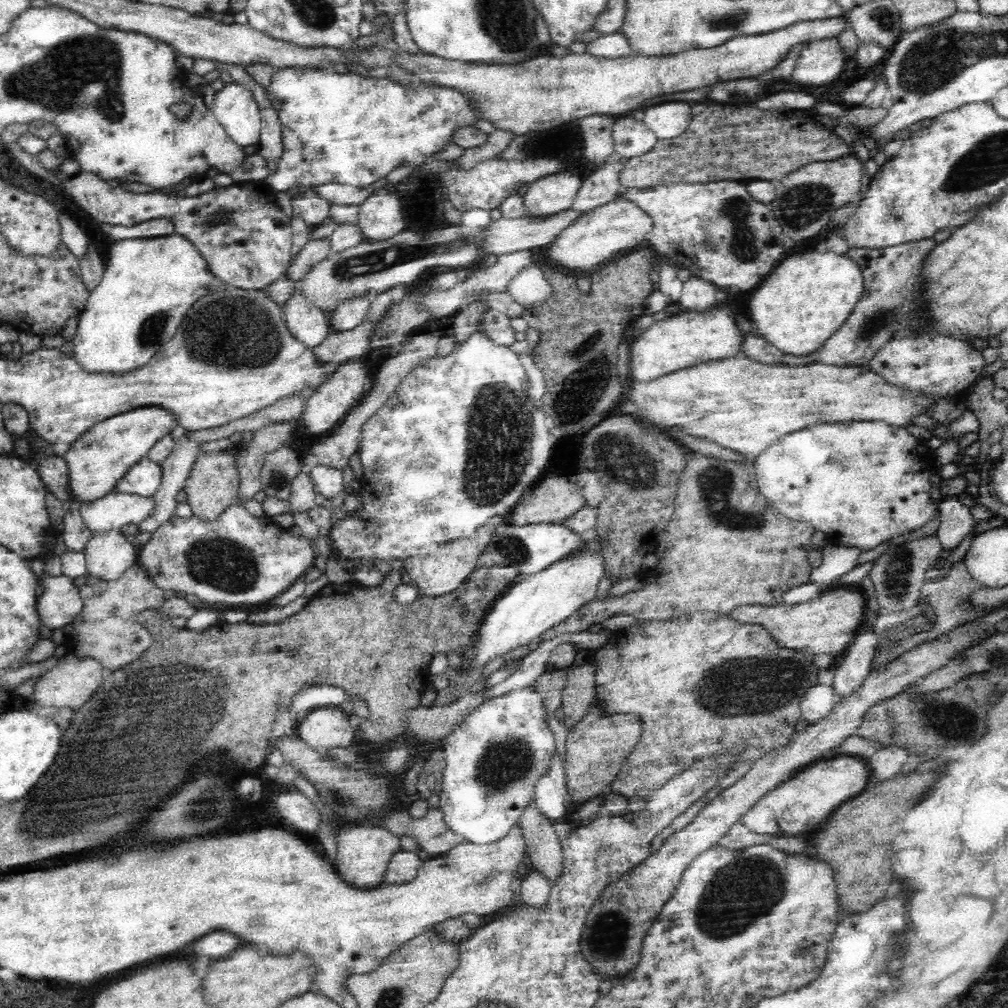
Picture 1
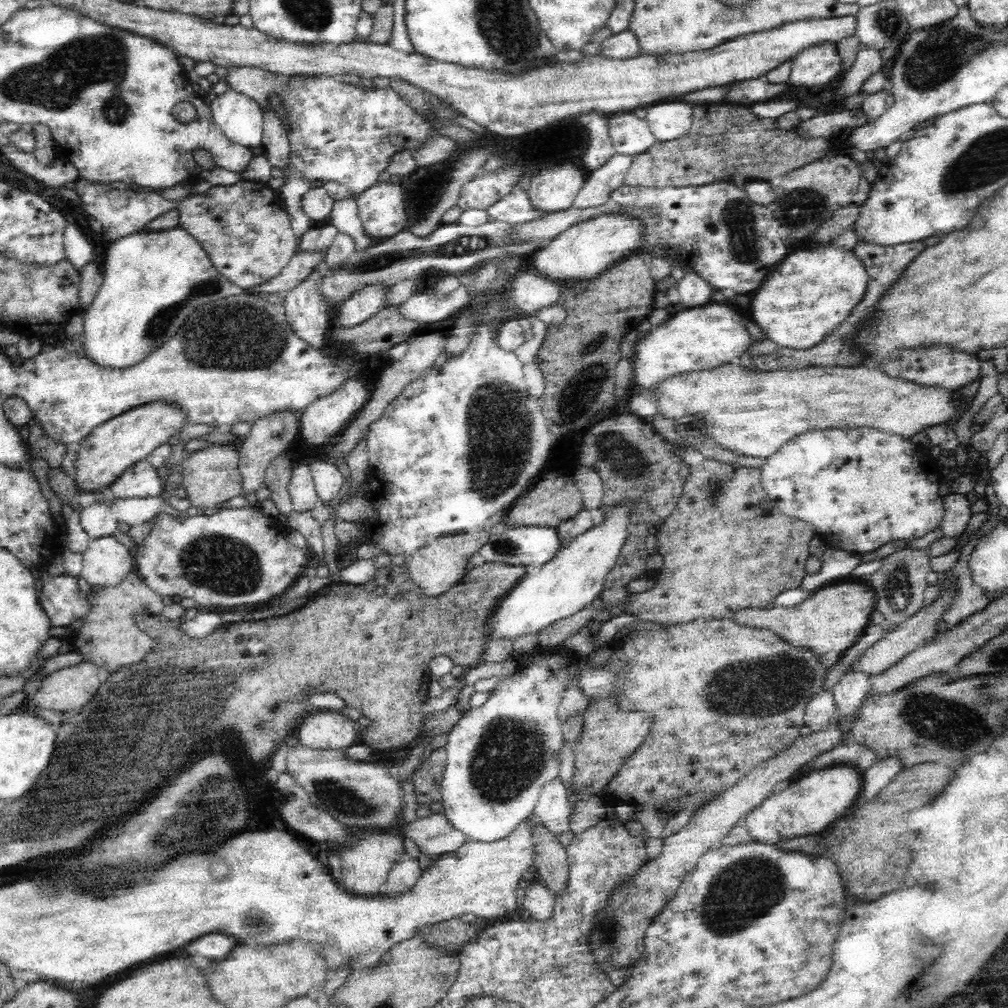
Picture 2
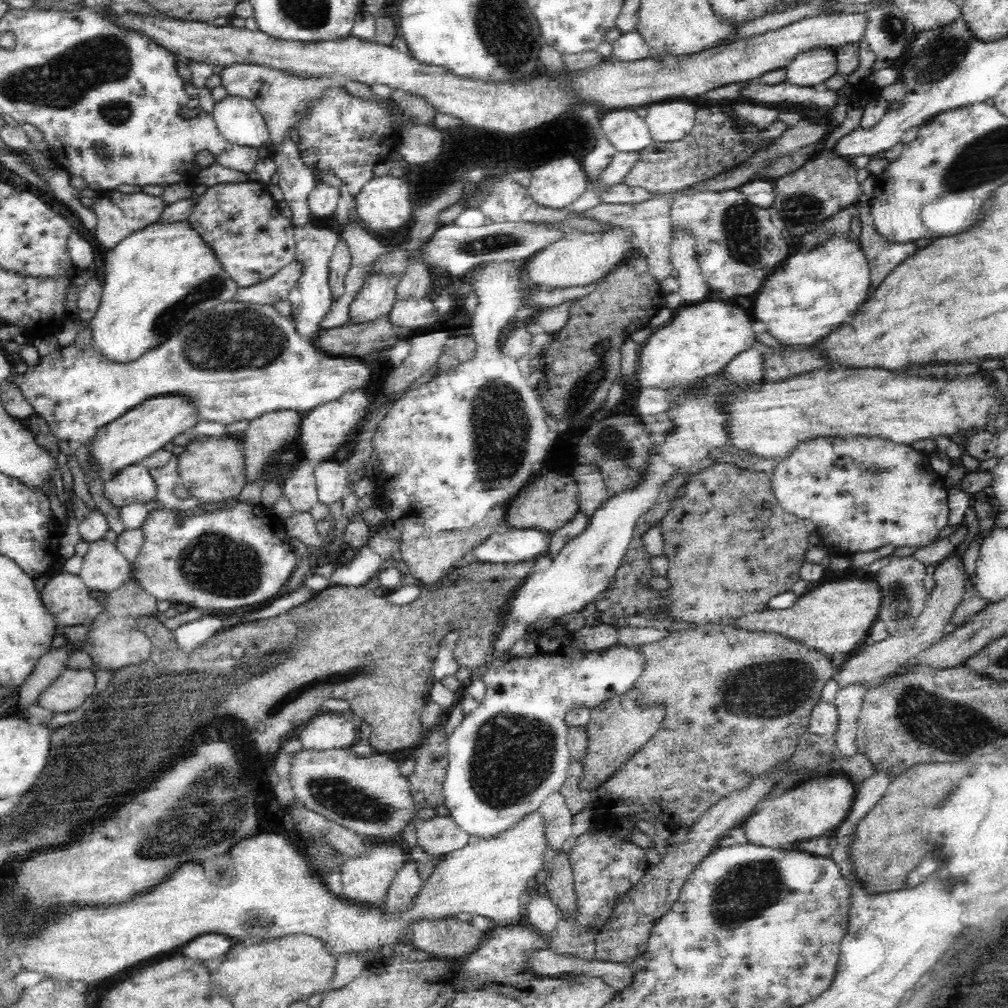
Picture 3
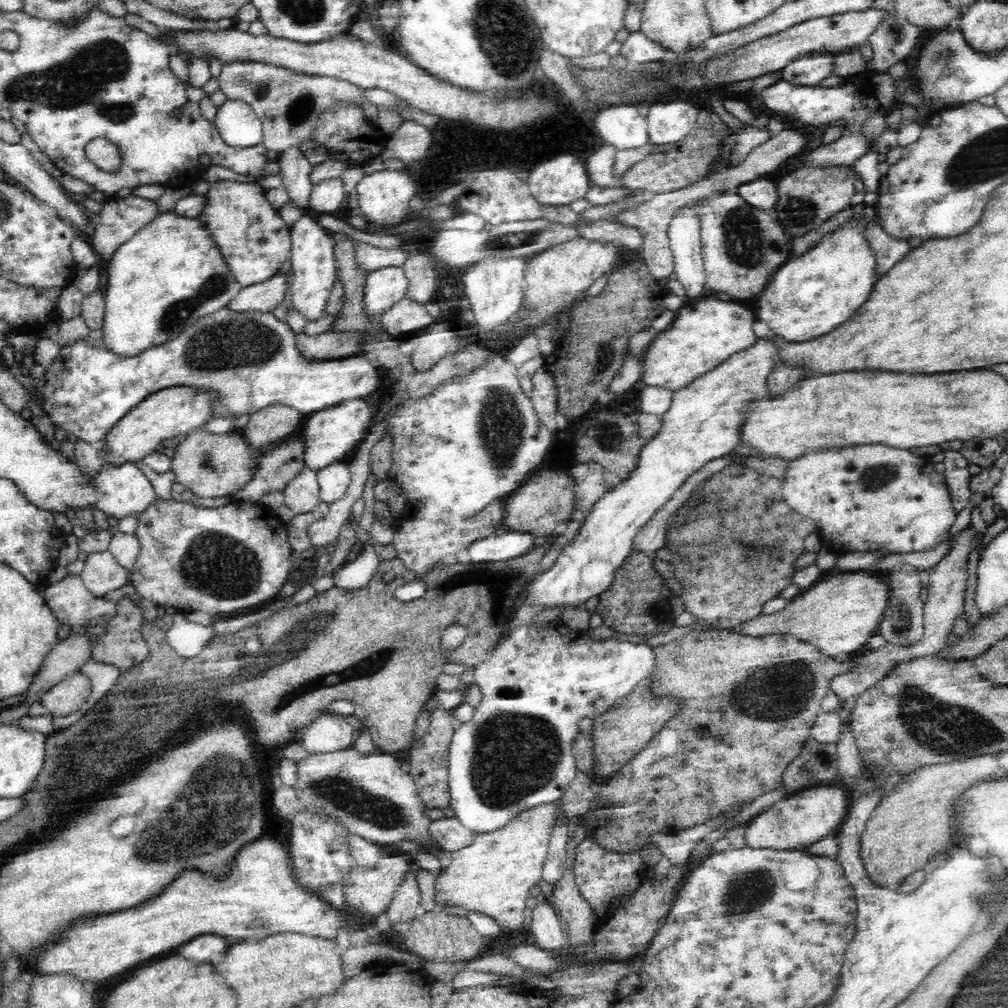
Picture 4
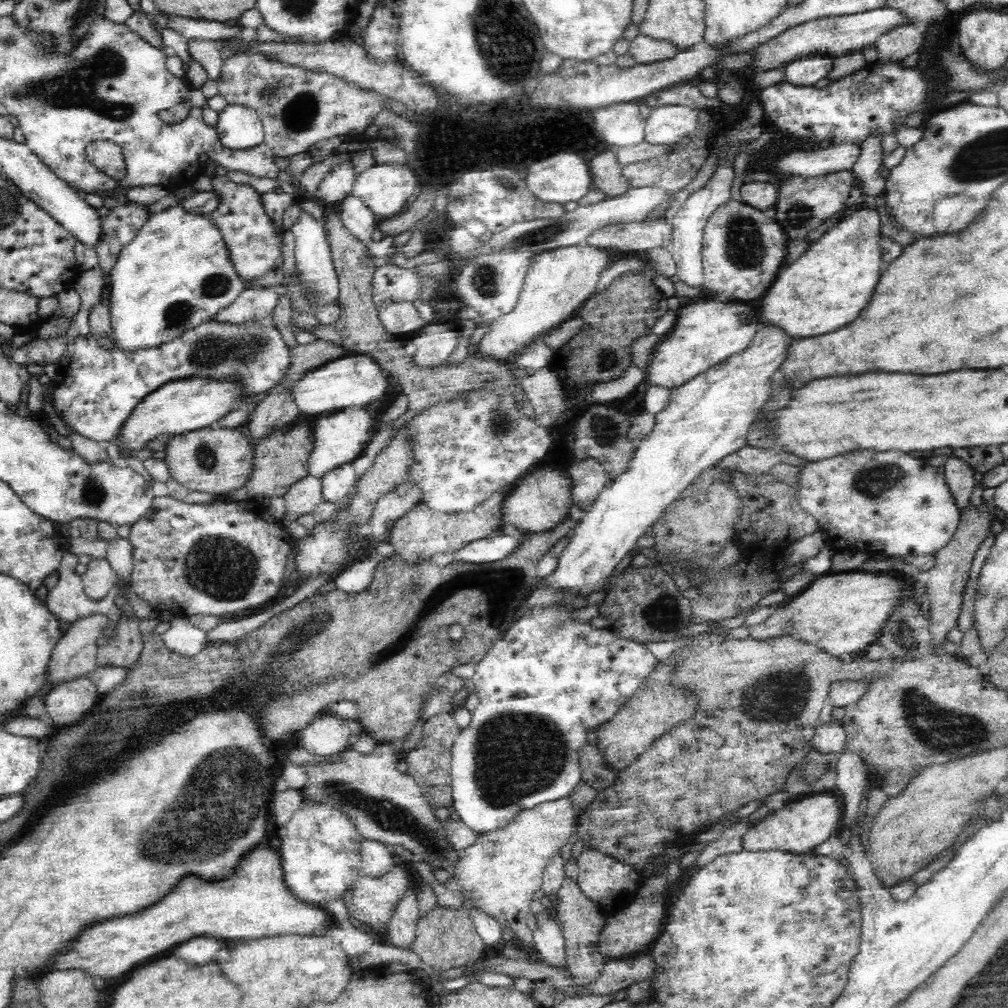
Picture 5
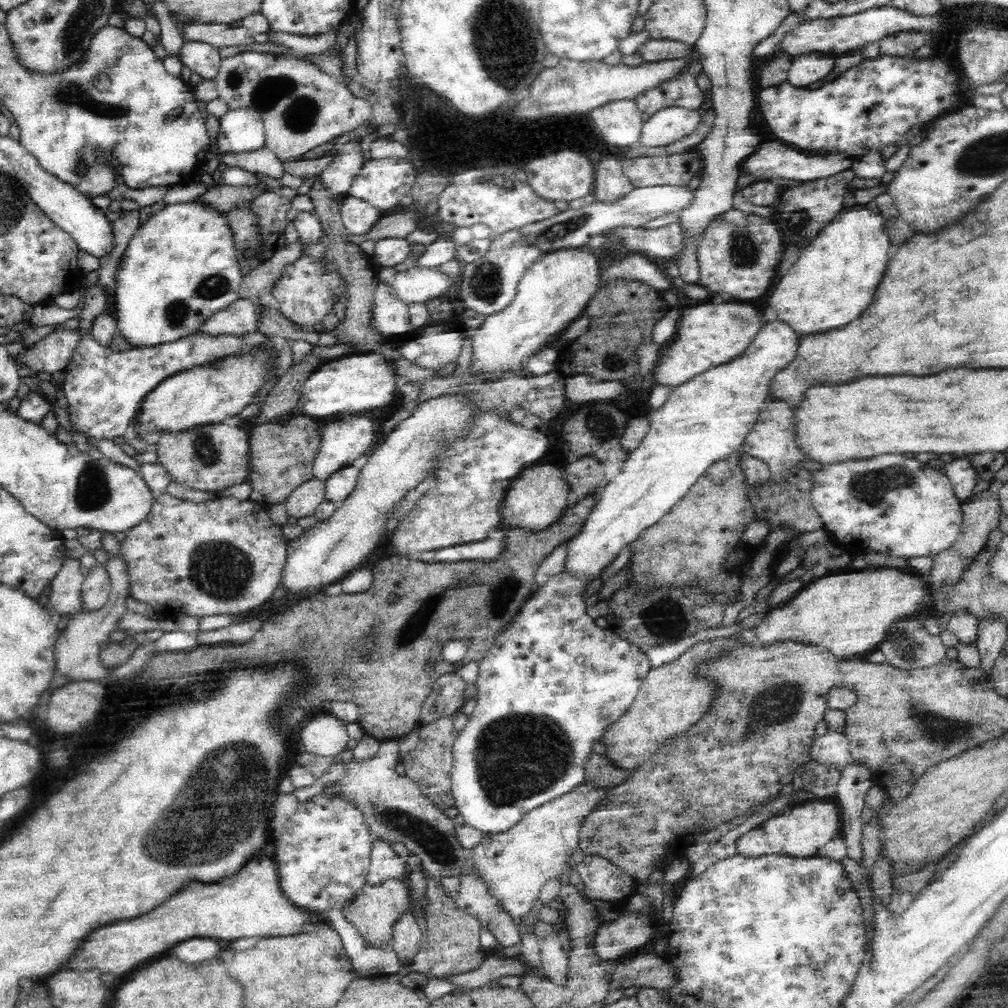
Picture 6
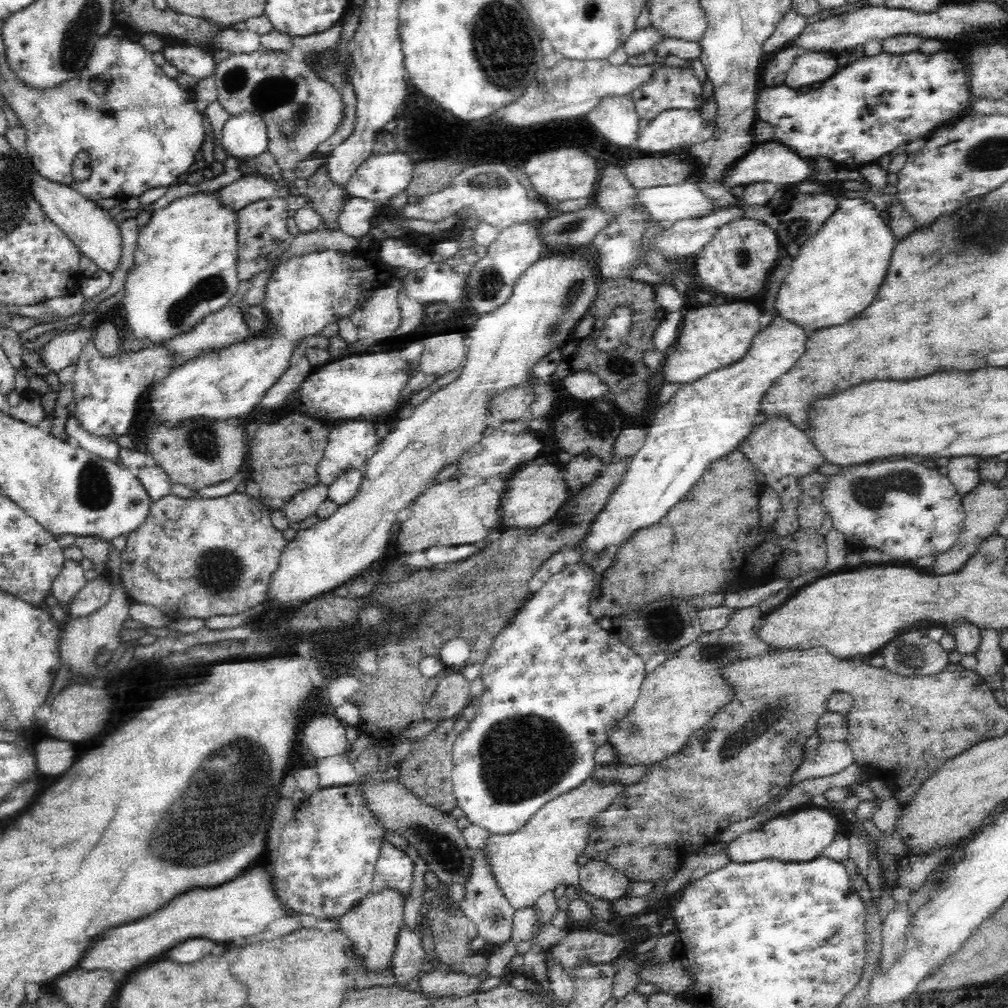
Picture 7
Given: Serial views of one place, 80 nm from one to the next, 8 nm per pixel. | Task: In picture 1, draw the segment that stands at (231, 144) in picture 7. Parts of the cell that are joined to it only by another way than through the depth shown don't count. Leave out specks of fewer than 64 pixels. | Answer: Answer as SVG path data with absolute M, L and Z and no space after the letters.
M236 81L225 84L222 90L215 92L210 112L236 145L259 145L262 116L254 94L246 86Z

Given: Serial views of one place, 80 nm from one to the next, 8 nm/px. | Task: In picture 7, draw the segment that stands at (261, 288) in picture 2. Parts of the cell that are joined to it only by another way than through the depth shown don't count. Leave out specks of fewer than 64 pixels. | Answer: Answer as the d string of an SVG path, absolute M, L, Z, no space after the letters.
M226 305L204 317L188 333L179 334L160 346L177 350L185 360L193 360L202 350L222 349L230 344L238 344L250 338L242 311L242 306Z

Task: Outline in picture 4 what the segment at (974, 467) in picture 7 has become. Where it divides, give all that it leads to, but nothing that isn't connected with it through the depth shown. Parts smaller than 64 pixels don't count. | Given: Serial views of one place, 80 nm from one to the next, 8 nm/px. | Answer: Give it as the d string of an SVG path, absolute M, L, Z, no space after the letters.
M944 452L944 464L946 464L946 472L944 472L947 487L952 499L952 505L956 509L956 514L962 512L972 496L970 482L972 474L968 469L968 460L960 454L960 452Z

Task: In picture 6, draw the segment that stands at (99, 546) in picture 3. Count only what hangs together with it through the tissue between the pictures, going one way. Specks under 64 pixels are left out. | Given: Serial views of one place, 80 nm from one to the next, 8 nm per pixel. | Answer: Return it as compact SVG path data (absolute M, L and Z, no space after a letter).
M96 564L92 570L84 576L81 588L82 613L88 614L106 604L111 593L111 580L105 565Z

